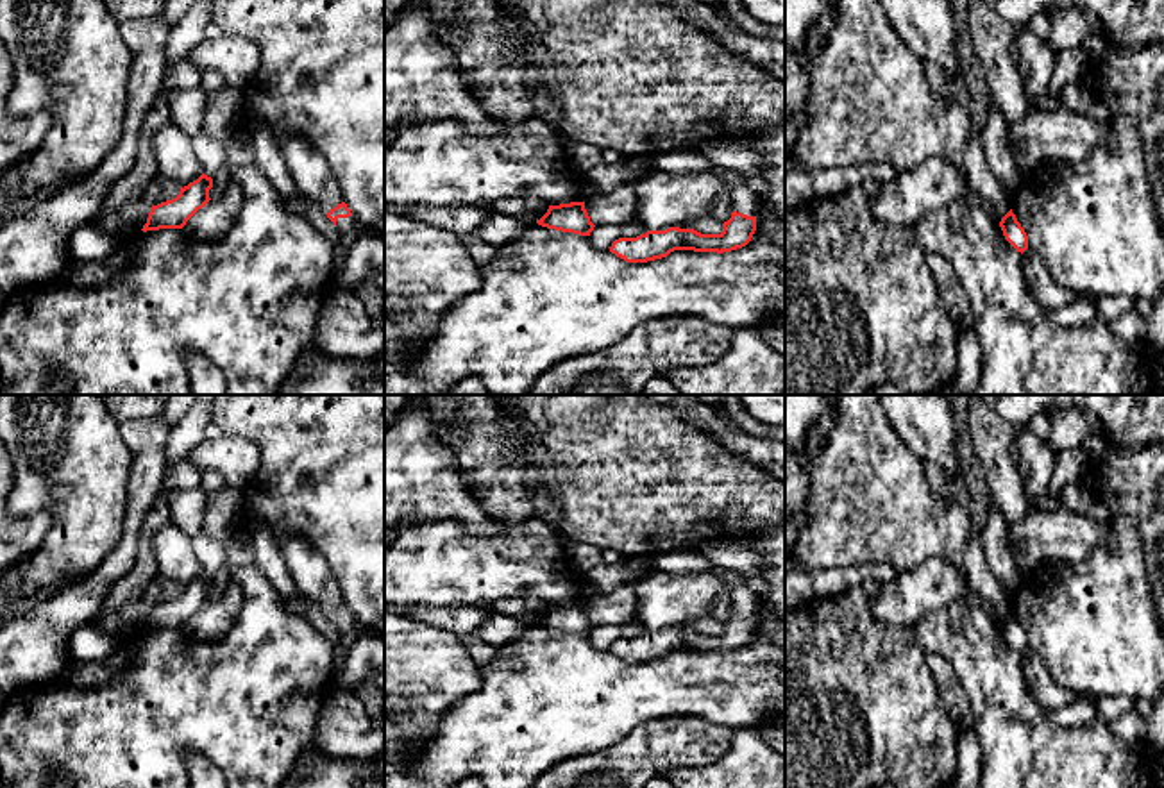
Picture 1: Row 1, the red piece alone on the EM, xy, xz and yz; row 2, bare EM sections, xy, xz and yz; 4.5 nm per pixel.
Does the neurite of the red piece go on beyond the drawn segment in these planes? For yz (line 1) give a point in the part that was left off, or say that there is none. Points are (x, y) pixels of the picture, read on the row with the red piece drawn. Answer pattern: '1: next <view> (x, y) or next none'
1: next none

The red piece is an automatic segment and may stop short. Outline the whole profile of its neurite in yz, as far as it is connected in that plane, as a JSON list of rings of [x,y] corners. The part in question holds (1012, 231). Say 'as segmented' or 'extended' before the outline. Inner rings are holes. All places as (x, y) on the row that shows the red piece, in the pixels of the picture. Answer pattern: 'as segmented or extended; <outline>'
as segmented; [[[1012,209],[1001,218],[1000,227],[1003,231],[1005,239],[1017,250],[1025,252],[1028,248],[1028,236],[1021,223],[1017,222]]]

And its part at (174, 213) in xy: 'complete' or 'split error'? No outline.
complete

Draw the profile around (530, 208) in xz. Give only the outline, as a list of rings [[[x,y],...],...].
[[[529,195],[501,198],[490,205],[490,211],[495,214],[526,218],[531,222],[540,220],[547,213],[547,209],[549,204],[545,200]]]

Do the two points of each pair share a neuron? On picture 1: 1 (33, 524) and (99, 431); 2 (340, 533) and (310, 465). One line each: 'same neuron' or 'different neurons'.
1: different neurons
2: same neuron

